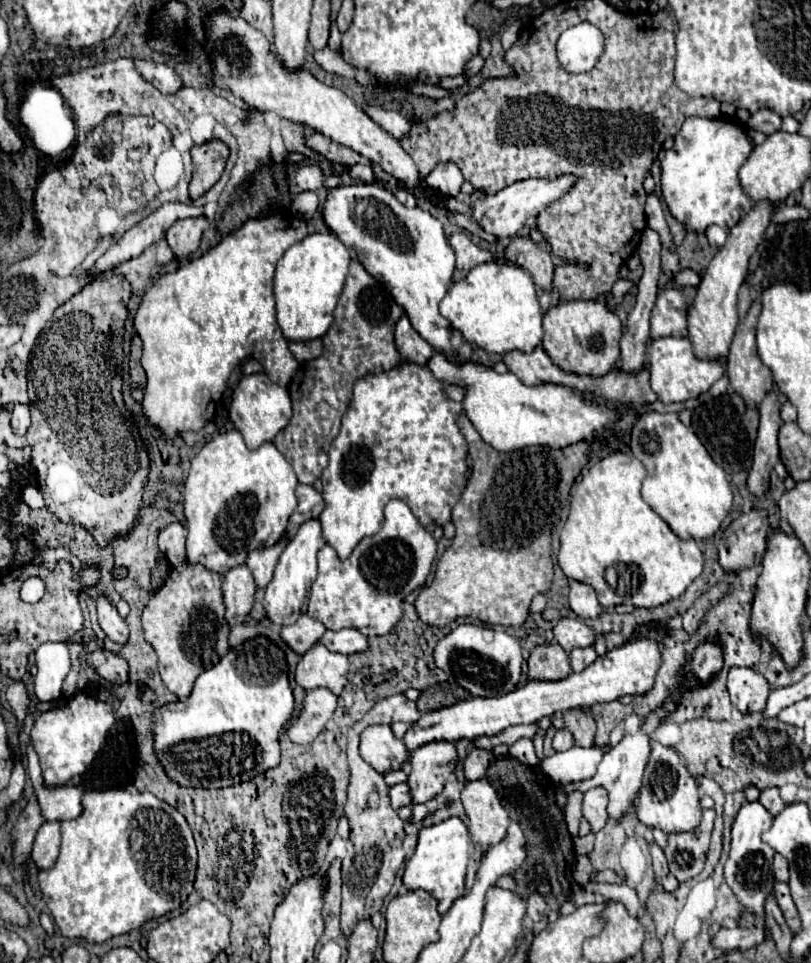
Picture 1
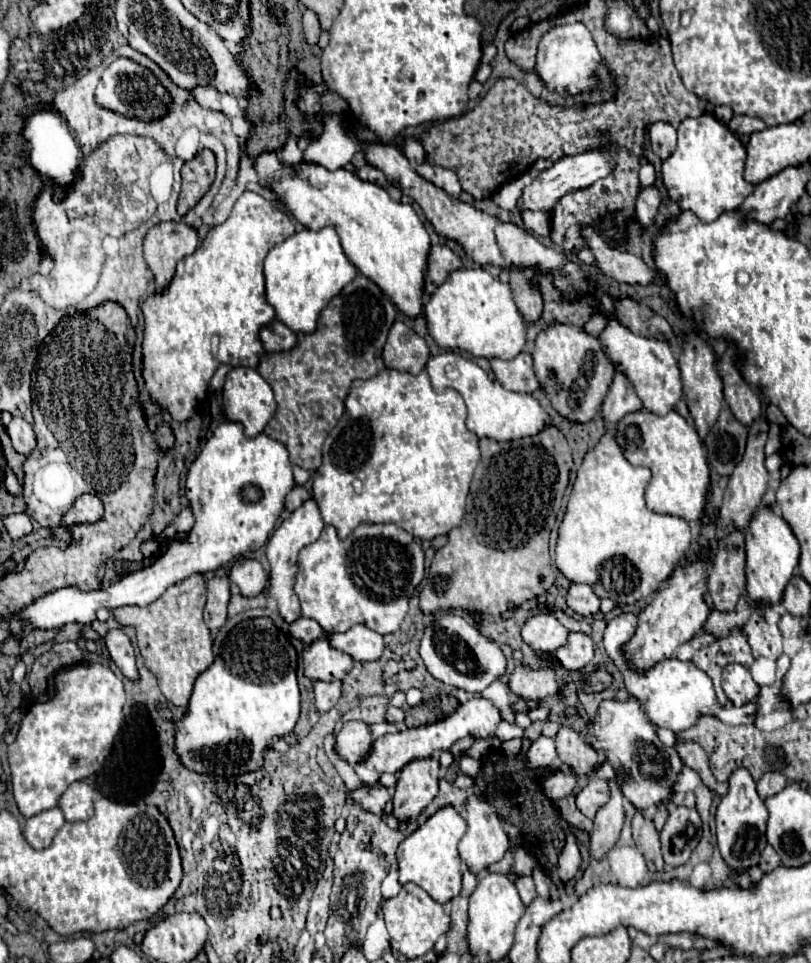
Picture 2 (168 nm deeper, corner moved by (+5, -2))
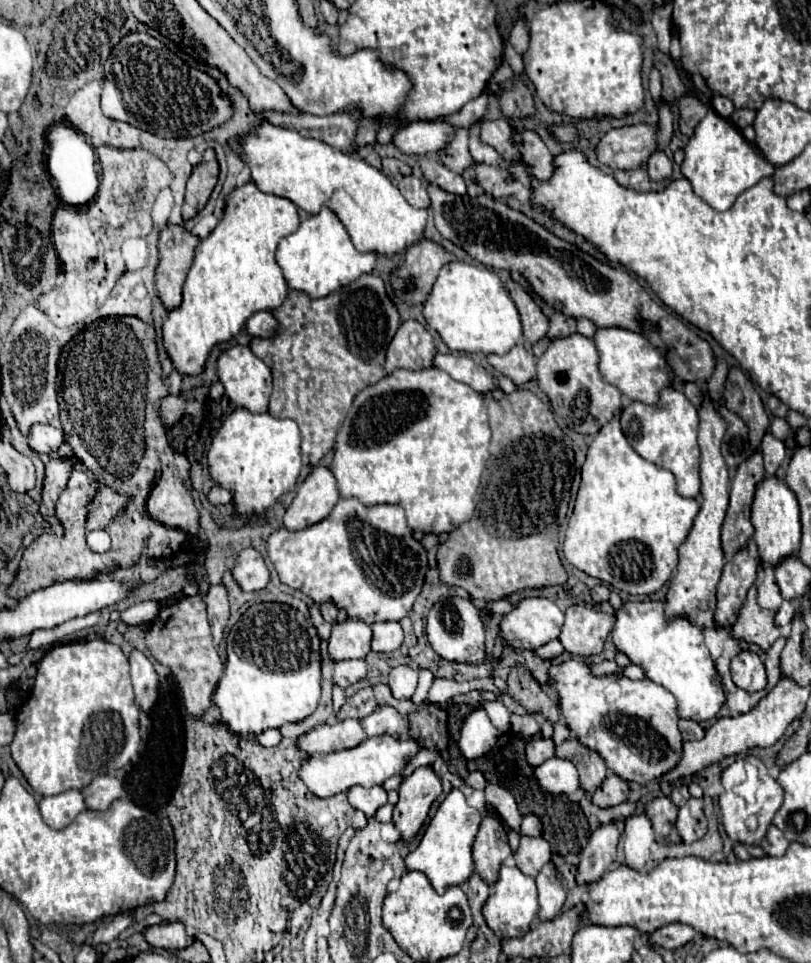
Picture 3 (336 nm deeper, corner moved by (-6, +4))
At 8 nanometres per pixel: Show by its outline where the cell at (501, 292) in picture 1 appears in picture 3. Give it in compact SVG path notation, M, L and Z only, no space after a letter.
M451 262L441 268L423 304L423 318L453 352L505 354L523 340L519 312L499 276L485 266L467 262Z

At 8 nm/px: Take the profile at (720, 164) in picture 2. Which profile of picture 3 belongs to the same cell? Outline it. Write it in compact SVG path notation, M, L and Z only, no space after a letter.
M709 110L685 146L681 172L685 178L691 180L693 192L699 198L703 198L715 210L727 210L741 192L755 186L761 178L771 176L775 168L757 152L753 144L743 138L741 132L737 132L717 112Z

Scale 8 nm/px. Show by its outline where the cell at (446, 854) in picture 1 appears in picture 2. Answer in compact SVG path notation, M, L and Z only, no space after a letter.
M440 808L434 816L428 818L416 832L402 840L398 846L398 866L400 866L400 884L414 882L424 888L436 902L446 904L454 896L460 894L462 888L462 860L458 854L458 842L466 834L466 822L462 816L452 808Z

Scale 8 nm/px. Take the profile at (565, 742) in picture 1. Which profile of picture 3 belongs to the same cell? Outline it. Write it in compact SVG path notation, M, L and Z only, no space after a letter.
M541 738L541 740L533 740L533 742L529 742L527 748L525 748L527 762L535 768L535 766L543 764L545 760L553 758L553 750L555 750L553 740L545 740L545 738Z

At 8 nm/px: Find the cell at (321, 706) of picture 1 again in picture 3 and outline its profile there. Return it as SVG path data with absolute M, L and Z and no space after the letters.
M341 660L341 662L335 662L333 682L341 688L349 688L351 684L363 680L365 674L367 674L365 660Z

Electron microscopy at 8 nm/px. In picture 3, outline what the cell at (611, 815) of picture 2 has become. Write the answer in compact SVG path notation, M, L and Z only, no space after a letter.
M619 820L599 826L591 834L587 846L579 852L579 866L577 866L577 874L575 874L577 884L593 884L603 876L603 872L609 868L609 864L615 862L619 836L621 836Z

